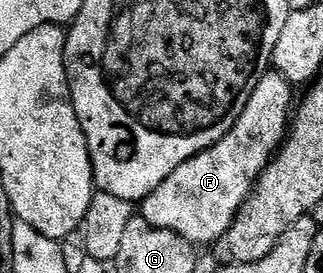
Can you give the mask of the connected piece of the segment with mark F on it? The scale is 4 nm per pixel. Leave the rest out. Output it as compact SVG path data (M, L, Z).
M269 70L262 78L262 82L254 86L254 94L250 94L250 102L246 102L246 110L242 110L238 122L234 122L230 131L205 152L200 152L194 158L182 162L182 166L178 166L178 170L174 170L174 174L170 174L170 178L162 182L162 186L155 188L144 199L142 202L144 220L150 222L150 226L158 226L162 230L178 233L182 238L189 240L193 246L215 245L216 240L222 238L226 230L230 230L238 210L246 203L248 195L256 187L257 180L263 175L265 168L281 147L289 131L290 115L294 110L292 92L294 92L293 85L289 84L286 78L282 78L282 74Z

